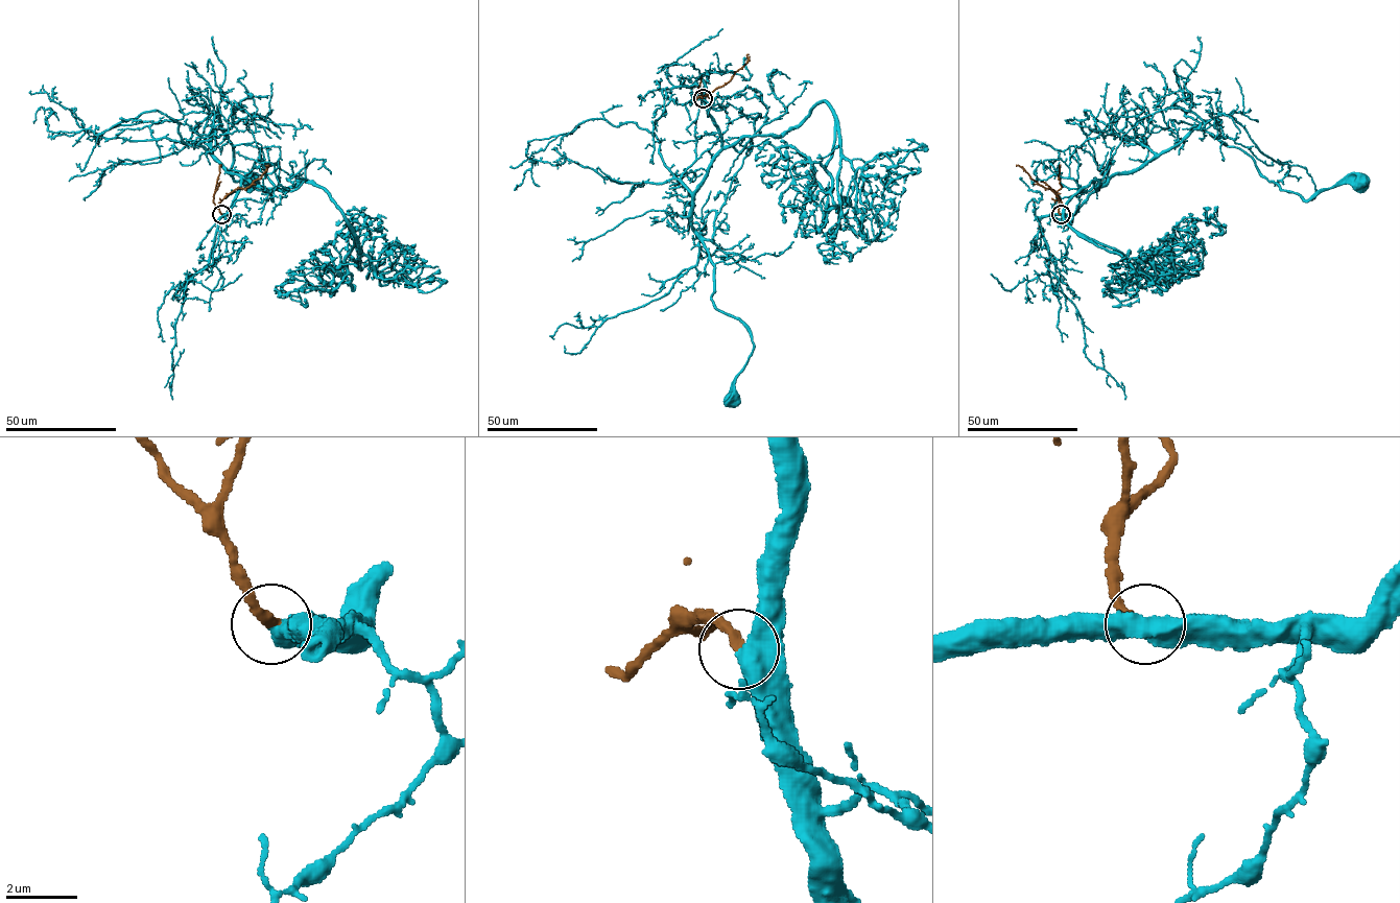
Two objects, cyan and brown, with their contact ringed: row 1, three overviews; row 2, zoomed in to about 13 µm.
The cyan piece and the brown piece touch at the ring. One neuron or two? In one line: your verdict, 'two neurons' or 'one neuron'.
one neuron

